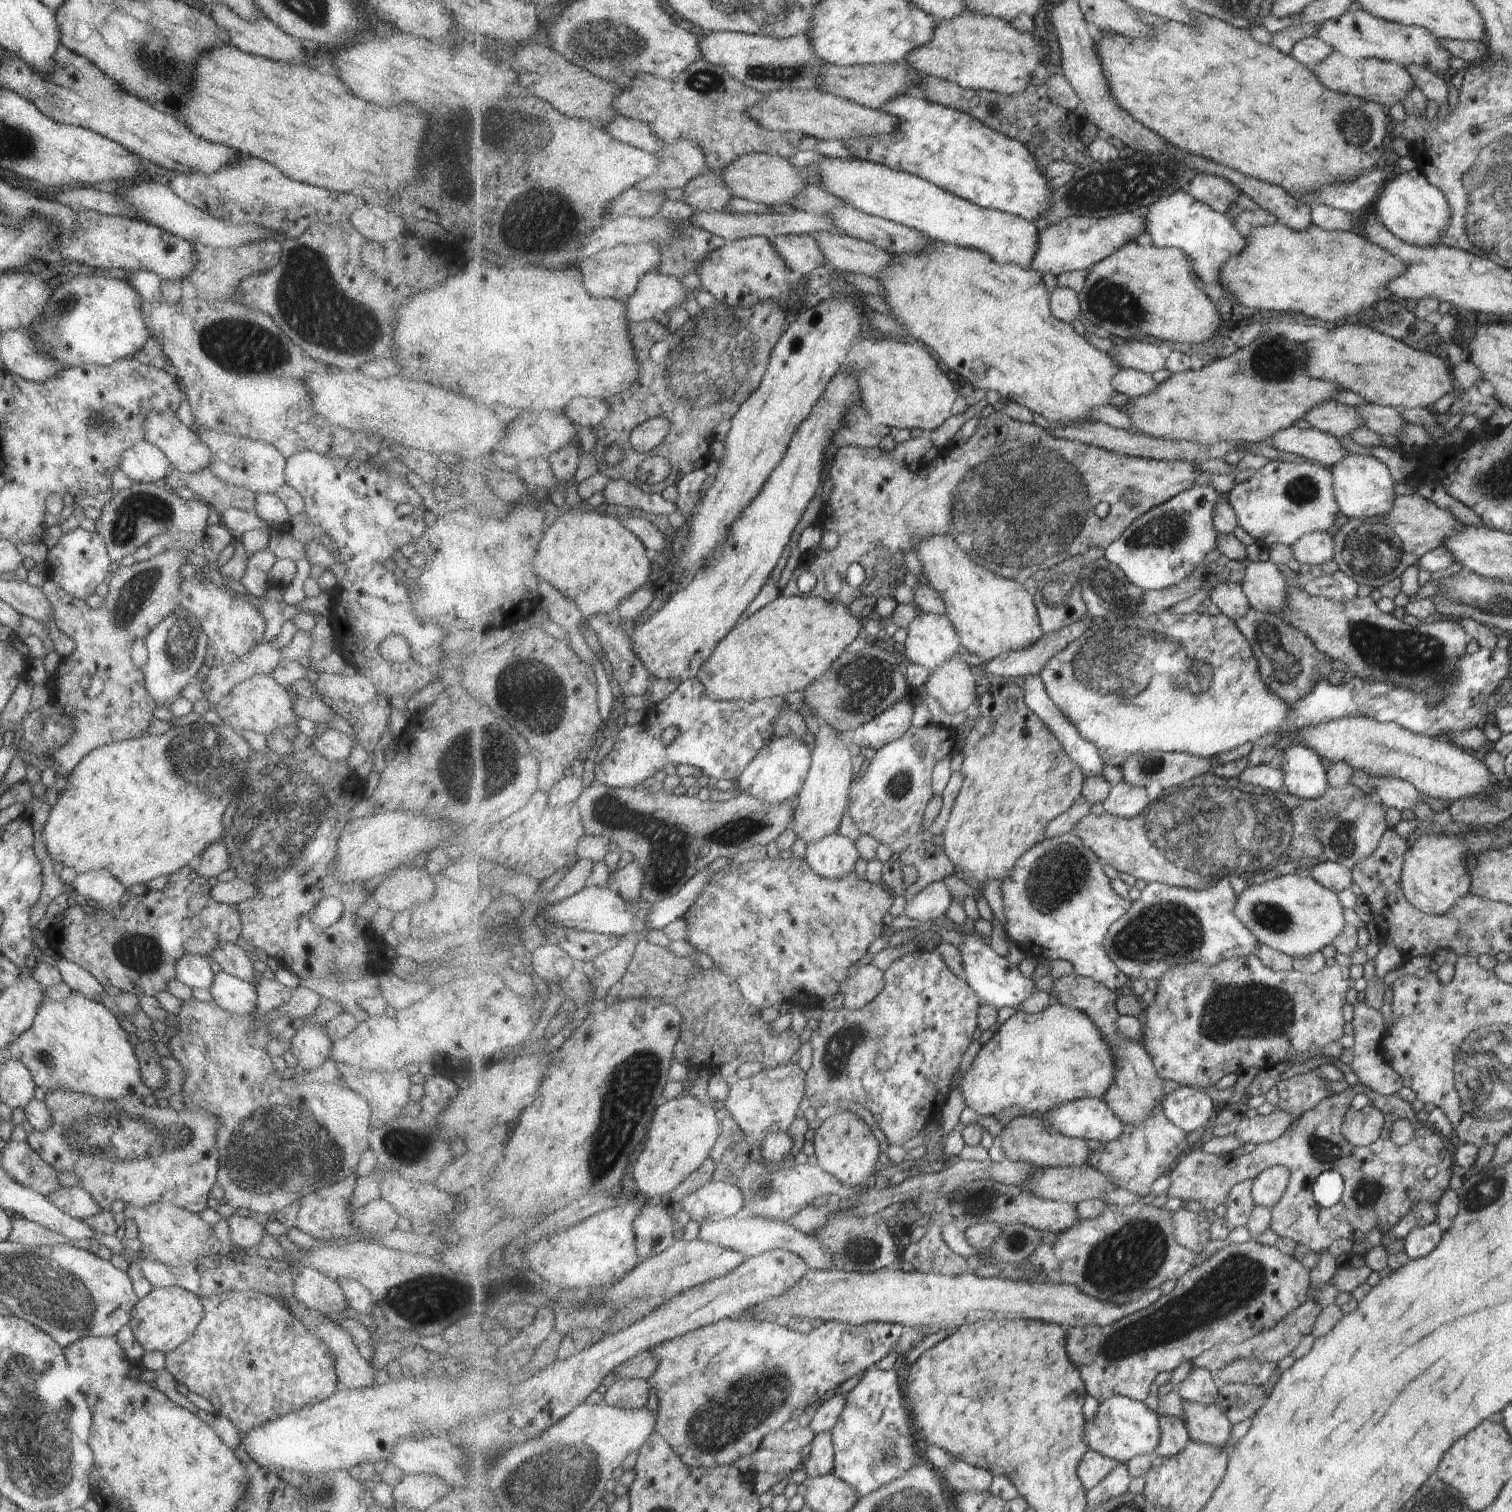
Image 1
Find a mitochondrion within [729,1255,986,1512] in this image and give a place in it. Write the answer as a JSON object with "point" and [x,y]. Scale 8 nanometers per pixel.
{"point":[887,1451]}

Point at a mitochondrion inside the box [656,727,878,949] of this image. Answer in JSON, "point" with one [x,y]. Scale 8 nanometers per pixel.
{"point":[730,835]}

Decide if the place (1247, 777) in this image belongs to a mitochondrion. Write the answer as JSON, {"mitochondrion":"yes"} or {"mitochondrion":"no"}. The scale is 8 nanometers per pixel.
{"mitochondrion":"yes"}

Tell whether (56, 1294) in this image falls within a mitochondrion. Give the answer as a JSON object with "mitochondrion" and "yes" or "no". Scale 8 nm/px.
{"mitochondrion":"yes"}

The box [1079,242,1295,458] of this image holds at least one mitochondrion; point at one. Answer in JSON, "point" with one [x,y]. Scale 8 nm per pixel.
{"point":[1107,300]}

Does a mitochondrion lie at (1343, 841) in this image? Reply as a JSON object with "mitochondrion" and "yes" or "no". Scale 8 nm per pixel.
{"mitochondrion":"yes"}

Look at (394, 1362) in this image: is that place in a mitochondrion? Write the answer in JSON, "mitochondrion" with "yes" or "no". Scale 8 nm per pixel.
{"mitochondrion":"no"}

